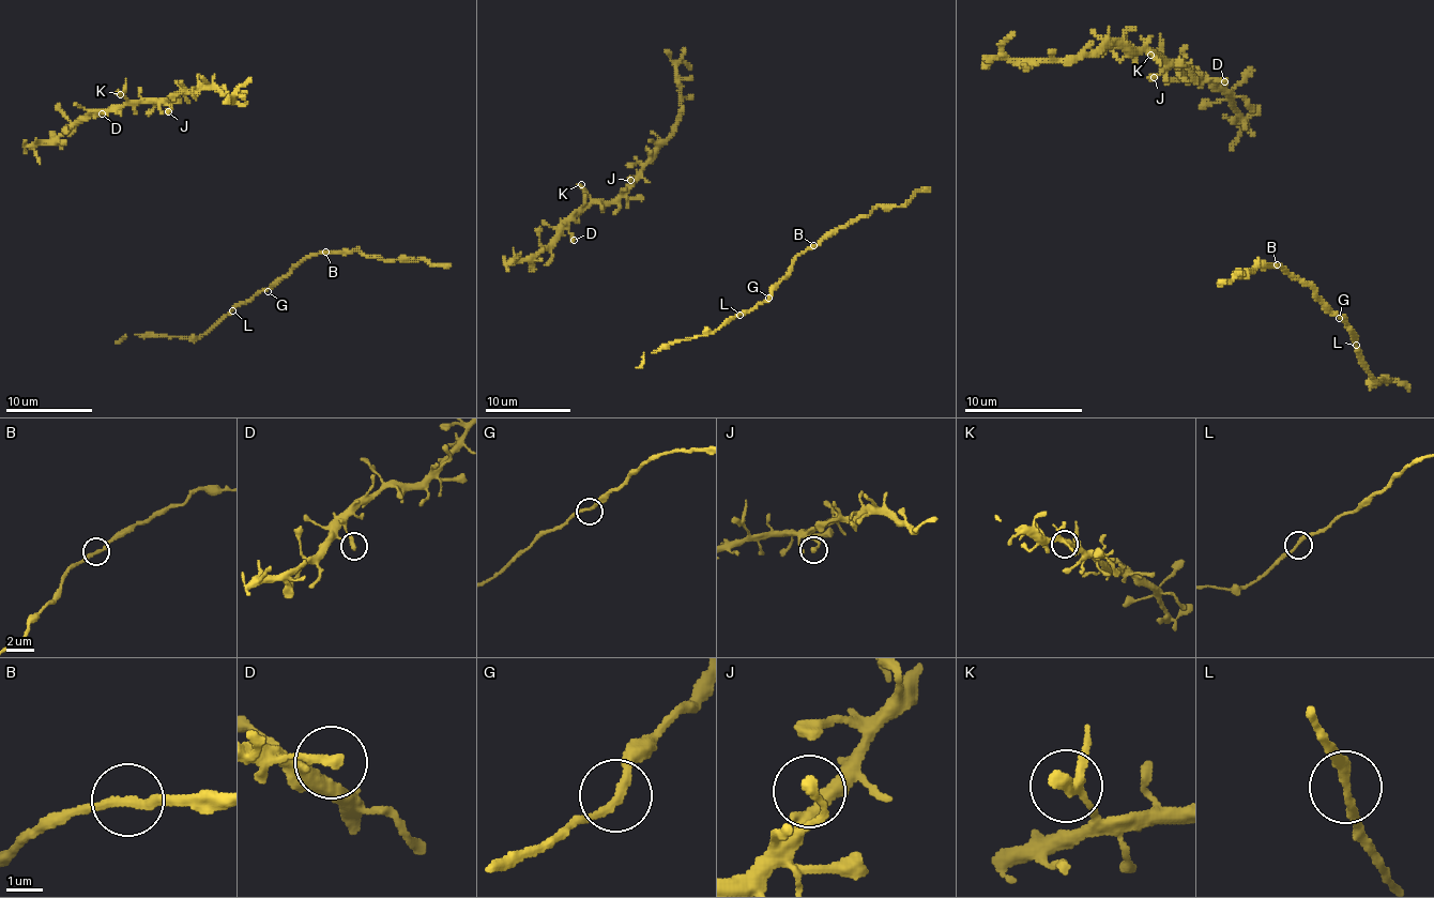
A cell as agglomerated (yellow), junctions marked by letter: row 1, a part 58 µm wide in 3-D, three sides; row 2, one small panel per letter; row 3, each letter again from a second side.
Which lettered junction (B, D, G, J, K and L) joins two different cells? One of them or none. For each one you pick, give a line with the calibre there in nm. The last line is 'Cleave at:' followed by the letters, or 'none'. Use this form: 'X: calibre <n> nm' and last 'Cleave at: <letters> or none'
B: calibre 260 nm
Cleave at: B

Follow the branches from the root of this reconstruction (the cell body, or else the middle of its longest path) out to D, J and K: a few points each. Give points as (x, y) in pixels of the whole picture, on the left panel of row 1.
D: (181, 103), (126, 101), (98, 111), (102, 113)
J: (181, 103), (164, 101), (172, 107), (168, 111)
K: (181, 103), (128, 101), (120, 94)

